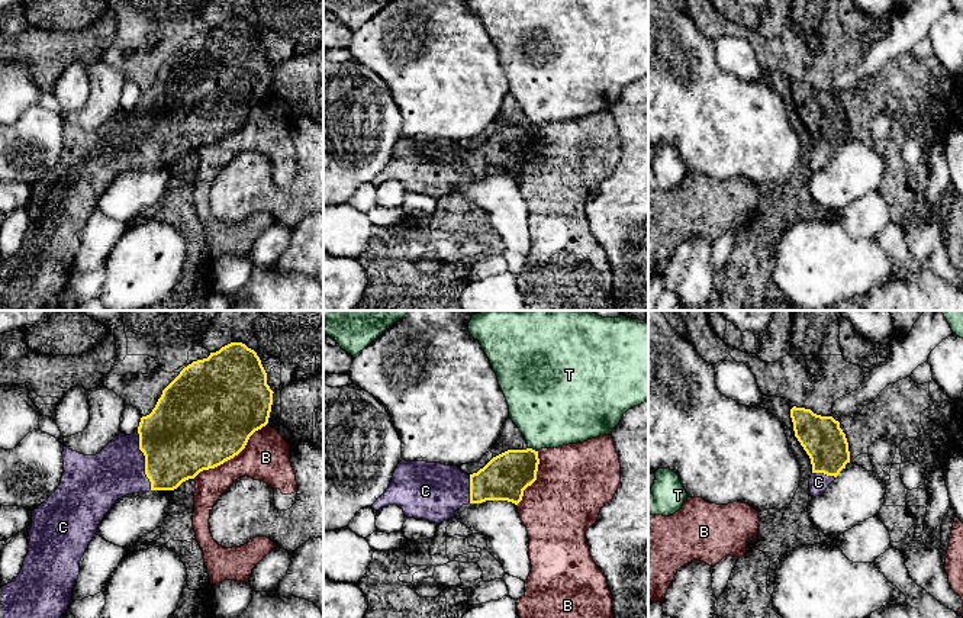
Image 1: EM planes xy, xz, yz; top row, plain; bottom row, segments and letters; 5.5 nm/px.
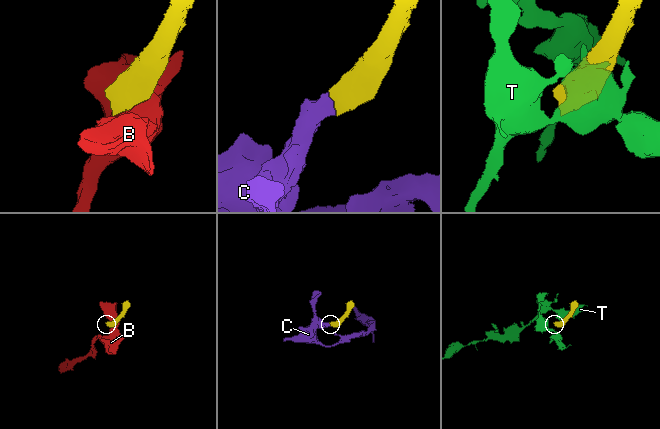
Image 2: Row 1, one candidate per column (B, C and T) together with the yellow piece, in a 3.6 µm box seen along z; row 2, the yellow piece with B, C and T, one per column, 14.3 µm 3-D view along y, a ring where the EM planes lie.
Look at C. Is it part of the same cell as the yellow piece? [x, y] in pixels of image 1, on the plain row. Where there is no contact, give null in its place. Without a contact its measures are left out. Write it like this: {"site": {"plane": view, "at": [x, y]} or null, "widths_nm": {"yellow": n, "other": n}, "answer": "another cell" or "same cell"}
{"site": {"plane": "xy", "at": [145, 135]}, "widths_nm": {"yellow": 440, "other": 280}, "answer": "same cell"}

